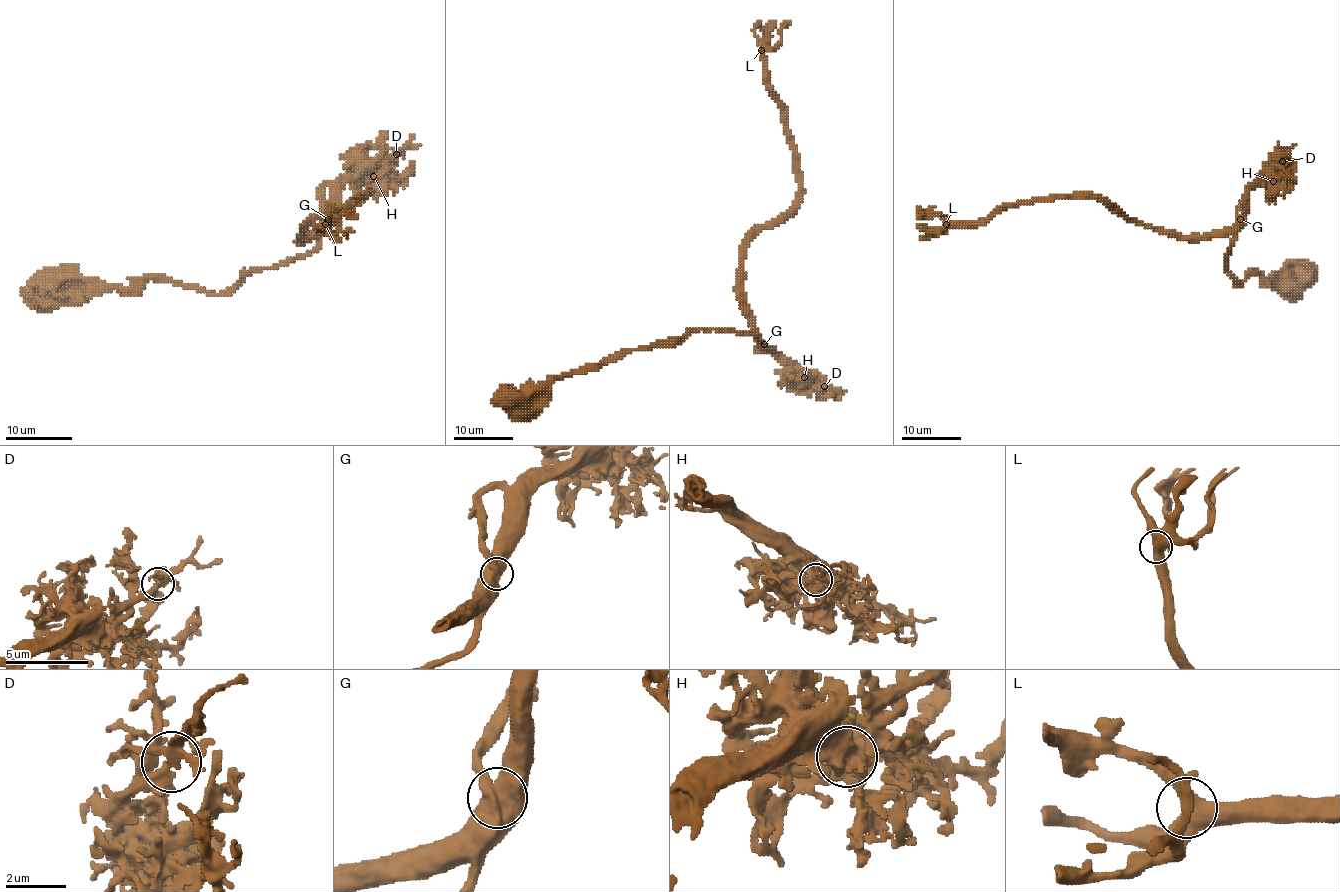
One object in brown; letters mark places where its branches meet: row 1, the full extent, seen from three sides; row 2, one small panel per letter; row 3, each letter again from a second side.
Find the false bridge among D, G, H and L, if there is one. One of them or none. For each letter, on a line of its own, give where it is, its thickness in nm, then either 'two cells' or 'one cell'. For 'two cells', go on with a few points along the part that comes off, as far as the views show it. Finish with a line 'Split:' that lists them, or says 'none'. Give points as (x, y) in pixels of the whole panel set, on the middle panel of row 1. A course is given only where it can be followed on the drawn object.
D: at (824, 386); 320 nm thick; one cell
G: at (764, 344); 550 nm thick; one cell
H: at (804, 377); 550 nm thick; one cell
L: at (761, 50); 440 nm thick; one cell
Split: none

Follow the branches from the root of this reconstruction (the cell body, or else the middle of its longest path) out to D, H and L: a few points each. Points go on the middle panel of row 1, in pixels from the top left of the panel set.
D: (517, 408), (588, 363), (677, 344), (699, 329), (749, 332), (825, 386)
H: (517, 408), (588, 363), (677, 344), (699, 329), (749, 332), (804, 377)
L: (517, 408), (588, 363), (692, 331), (757, 338), (743, 253), (798, 192), (788, 109), (761, 50)

